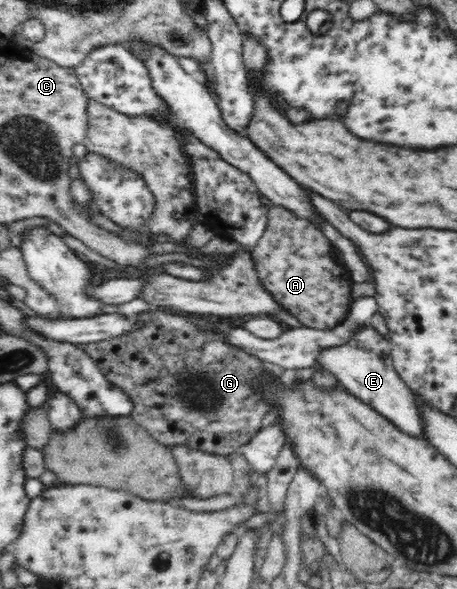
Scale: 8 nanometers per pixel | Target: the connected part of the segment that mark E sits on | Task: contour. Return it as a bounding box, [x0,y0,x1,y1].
[317,323,426,439]

